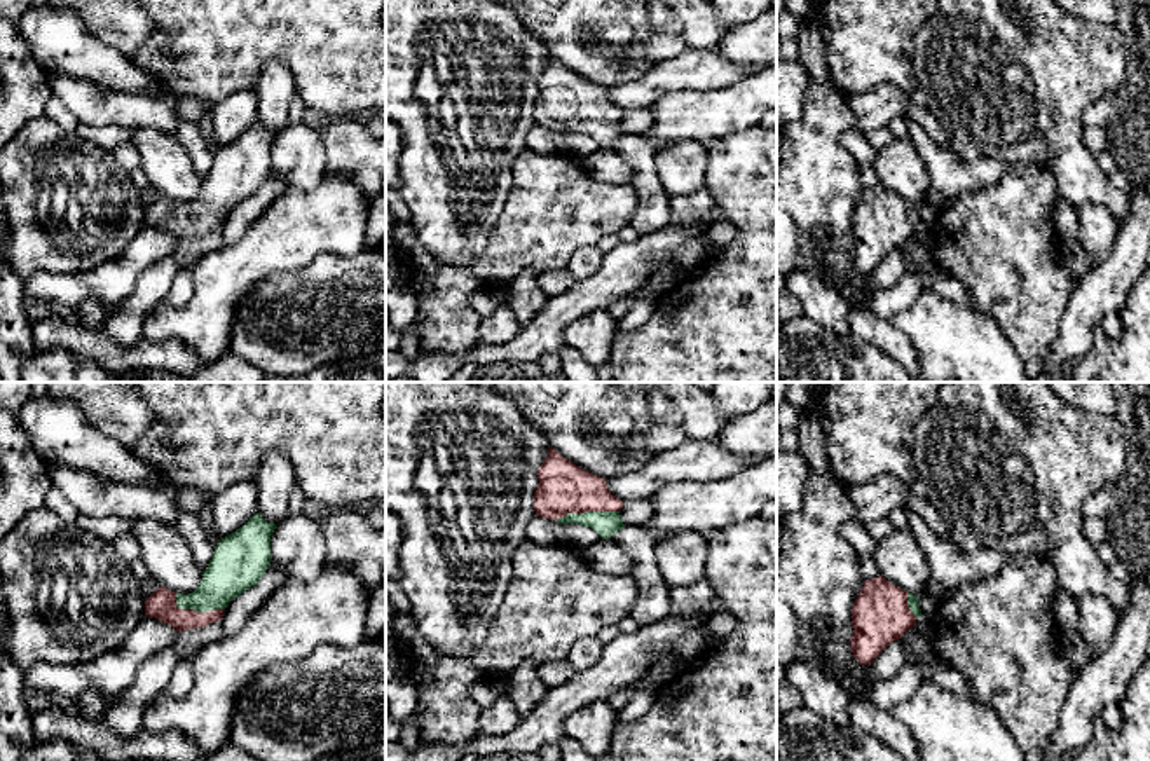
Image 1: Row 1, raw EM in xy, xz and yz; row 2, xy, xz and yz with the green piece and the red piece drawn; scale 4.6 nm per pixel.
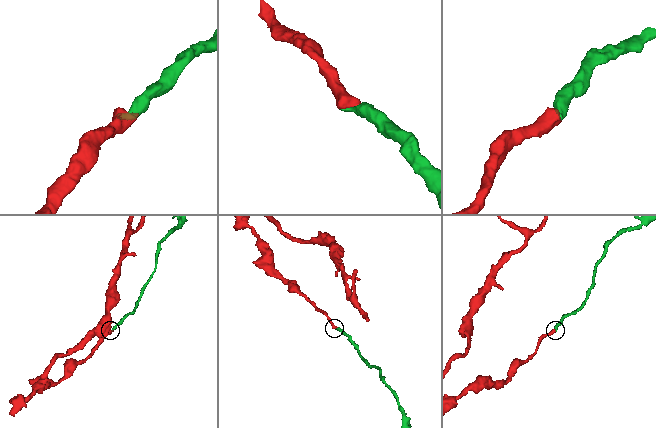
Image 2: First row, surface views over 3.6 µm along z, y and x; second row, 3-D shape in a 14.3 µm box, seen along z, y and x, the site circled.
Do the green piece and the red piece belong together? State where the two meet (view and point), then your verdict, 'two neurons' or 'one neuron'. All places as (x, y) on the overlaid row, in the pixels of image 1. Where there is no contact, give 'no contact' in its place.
meets green in xz at (587, 512); one neuron

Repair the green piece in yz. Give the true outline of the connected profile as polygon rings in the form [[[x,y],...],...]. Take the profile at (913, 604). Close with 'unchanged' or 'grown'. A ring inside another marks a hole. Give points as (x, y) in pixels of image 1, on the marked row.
[[[883,576],[864,581],[852,607],[853,635],[850,648],[860,665],[899,641],[921,616],[918,597],[895,586]]] | grown

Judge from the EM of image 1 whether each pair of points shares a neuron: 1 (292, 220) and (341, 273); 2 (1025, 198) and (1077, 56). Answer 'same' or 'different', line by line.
1: different
2: different

